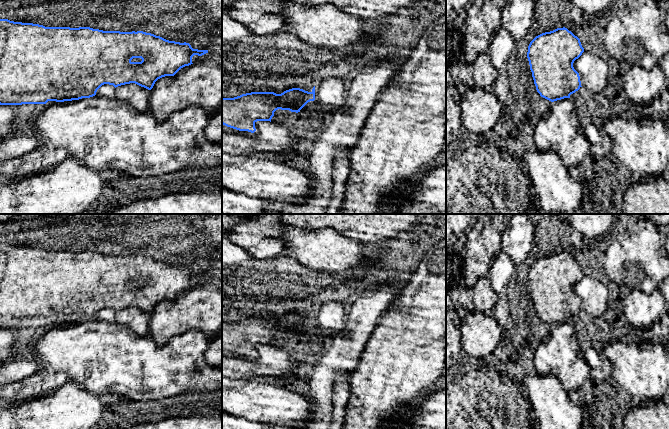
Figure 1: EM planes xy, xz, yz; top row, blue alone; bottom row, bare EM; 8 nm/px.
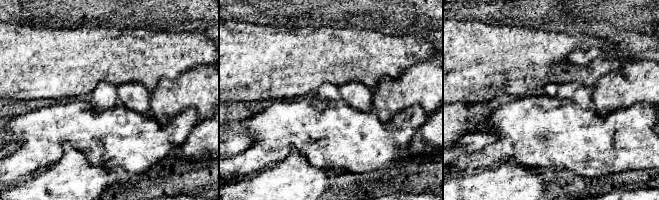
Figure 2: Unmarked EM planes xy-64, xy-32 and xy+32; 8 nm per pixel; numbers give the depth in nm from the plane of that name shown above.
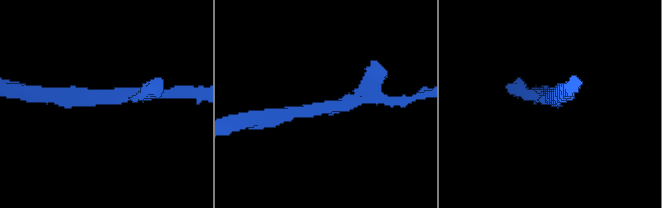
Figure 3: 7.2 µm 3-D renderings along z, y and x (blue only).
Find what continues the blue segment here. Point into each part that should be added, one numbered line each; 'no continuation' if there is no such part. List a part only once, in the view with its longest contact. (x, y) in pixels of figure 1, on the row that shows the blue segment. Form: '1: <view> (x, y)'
no continuation

